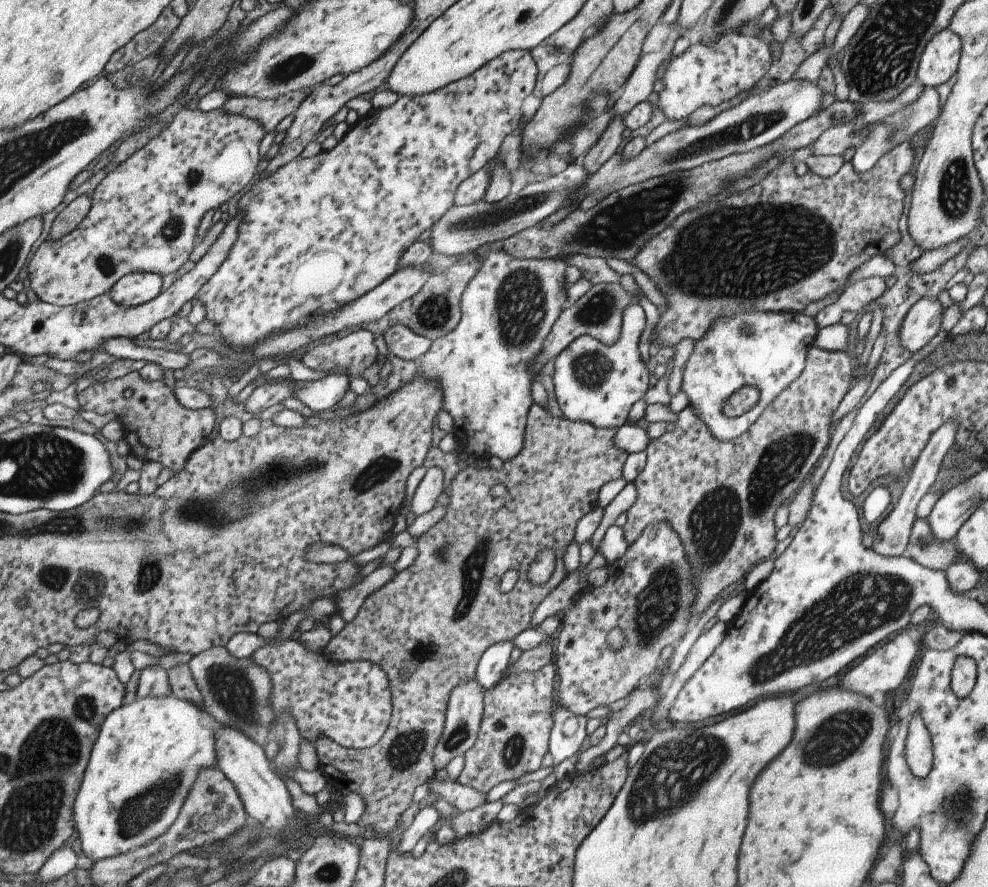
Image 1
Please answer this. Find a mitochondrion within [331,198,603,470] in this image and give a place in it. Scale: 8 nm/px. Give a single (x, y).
(520, 298)

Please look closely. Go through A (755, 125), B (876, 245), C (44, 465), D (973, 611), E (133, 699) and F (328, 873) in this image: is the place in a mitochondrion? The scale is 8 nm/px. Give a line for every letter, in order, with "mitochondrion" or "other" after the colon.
A: mitochondrion
B: other
C: mitochondrion
D: other
E: other
F: mitochondrion

